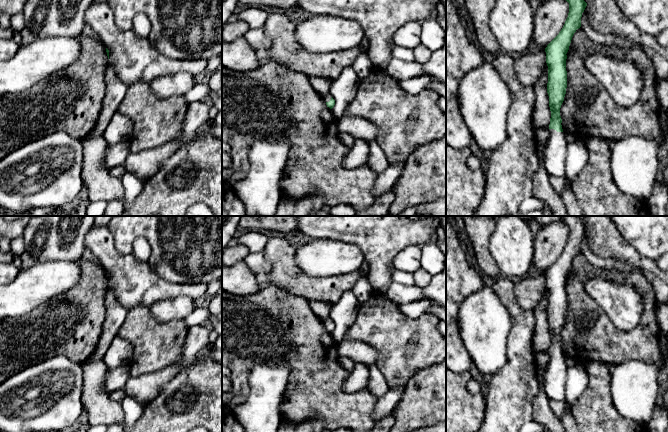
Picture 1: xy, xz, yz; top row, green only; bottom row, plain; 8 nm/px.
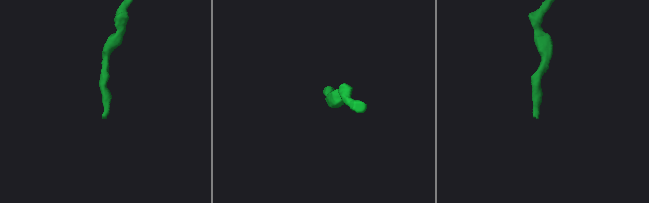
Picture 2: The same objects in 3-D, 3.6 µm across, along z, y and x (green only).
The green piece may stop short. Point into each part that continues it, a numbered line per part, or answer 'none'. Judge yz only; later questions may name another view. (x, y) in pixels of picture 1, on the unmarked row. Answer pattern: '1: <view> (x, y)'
1: yz (555, 377)

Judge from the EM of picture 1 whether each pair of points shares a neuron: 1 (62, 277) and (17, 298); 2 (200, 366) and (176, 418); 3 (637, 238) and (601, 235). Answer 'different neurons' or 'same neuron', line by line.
1: same neuron
2: same neuron
3: different neurons

